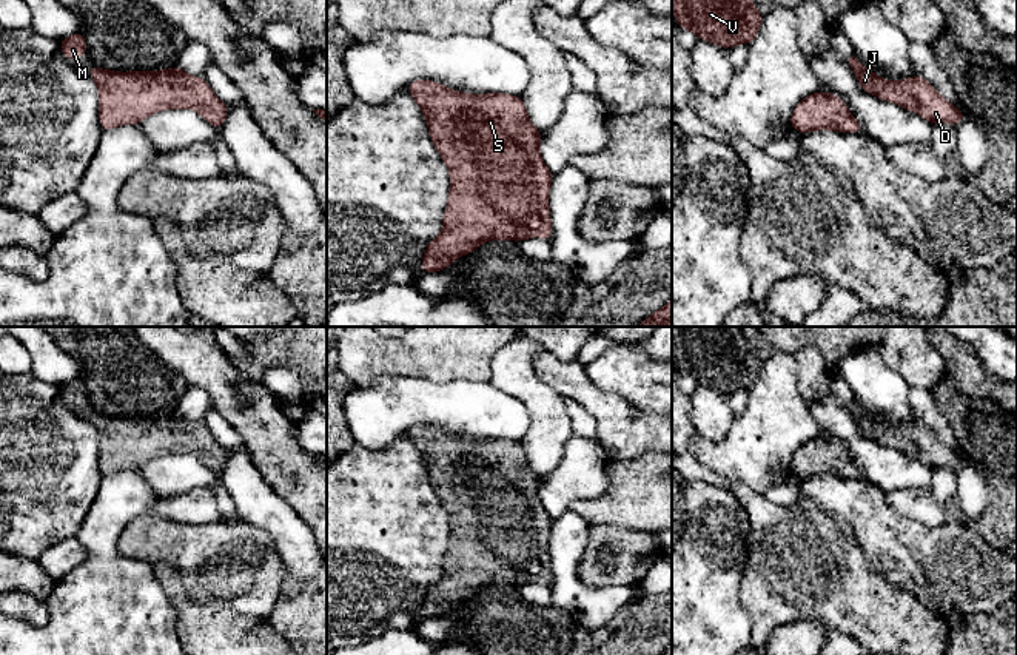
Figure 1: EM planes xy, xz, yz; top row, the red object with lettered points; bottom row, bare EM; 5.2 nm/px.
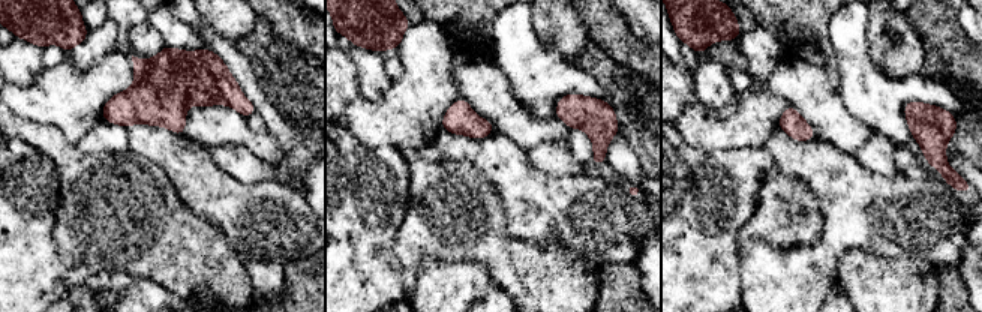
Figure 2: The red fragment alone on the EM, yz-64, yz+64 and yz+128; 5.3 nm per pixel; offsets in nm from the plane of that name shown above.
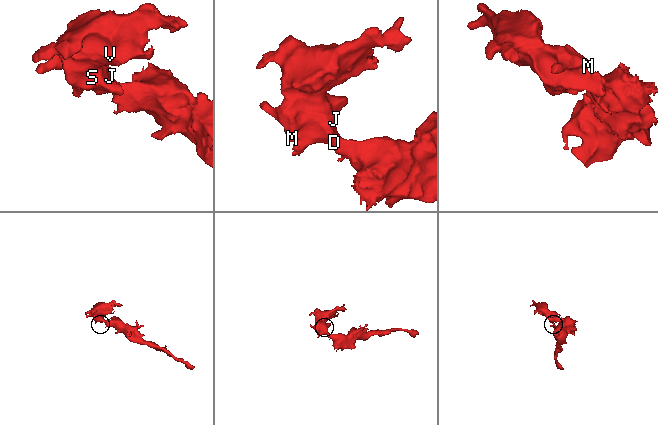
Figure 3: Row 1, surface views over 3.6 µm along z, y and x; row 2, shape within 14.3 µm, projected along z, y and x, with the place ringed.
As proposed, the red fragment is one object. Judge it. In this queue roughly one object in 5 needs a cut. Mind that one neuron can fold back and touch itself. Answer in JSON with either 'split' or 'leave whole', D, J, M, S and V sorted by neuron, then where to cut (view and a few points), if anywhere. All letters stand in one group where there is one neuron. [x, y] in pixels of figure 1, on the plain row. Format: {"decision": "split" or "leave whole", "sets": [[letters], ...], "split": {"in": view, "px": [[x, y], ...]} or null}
{"decision": "leave whole", "sets": [["D", "J", "M", "S", "V"]], "split": null}

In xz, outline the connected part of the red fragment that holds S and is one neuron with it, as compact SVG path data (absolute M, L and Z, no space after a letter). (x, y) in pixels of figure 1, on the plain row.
M430 425L407 432L422 455L431 487L450 516L450 539L442 578L428 587L421 613L445 615L482 587L545 583L552 587L549 539L553 519L539 499L542 476L536 475L521 441L465 439Z

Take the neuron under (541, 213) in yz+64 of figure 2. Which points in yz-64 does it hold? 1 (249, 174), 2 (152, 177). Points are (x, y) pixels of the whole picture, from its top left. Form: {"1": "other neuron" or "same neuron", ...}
{"1": "other neuron", "2": "other neuron"}

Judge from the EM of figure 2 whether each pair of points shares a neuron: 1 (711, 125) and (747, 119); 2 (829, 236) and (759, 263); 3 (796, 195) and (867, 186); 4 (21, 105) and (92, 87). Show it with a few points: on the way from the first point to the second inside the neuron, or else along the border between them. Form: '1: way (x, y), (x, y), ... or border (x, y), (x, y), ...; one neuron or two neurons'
1: way (720, 125), (738, 125); one neuron
2: way (814, 254), (805, 263), (777, 263); one neuron
3: border (784, 176), (802, 179), (816, 194), (822, 227); two neurons
4: way (39, 104), (53, 99), (74, 99); one neuron

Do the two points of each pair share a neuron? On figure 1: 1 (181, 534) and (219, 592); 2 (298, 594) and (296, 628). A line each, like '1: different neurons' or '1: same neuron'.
1: same neuron
2: same neuron

